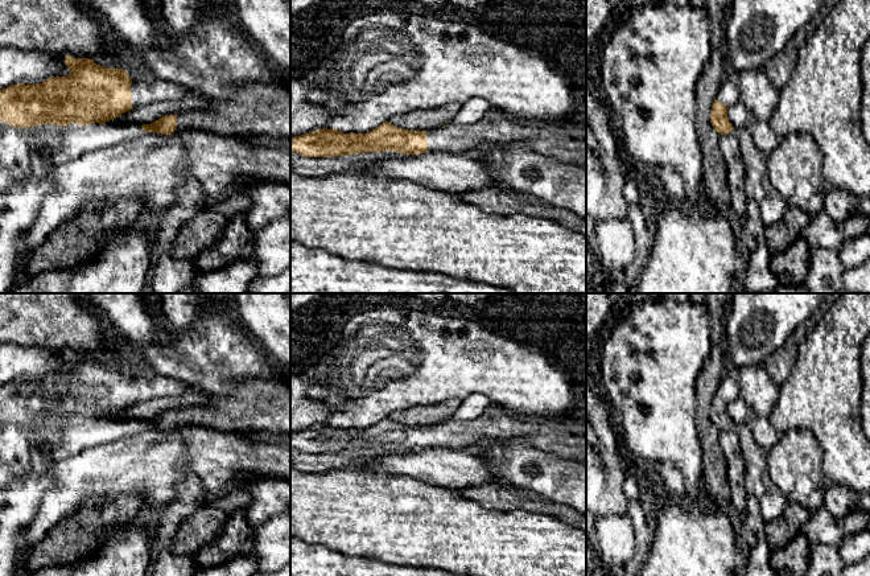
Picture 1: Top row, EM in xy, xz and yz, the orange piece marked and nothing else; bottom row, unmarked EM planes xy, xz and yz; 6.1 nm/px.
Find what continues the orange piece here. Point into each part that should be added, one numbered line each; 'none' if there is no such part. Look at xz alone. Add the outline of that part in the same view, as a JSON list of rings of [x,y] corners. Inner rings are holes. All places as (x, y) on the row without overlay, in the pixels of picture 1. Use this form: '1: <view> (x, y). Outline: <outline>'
1: xz (494, 423). Outline: [[[487,407],[475,420],[455,421],[426,427],[428,445],[449,449],[465,449],[482,437],[508,439],[524,436],[545,452],[561,457],[586,461],[586,431],[565,425],[541,425],[523,423],[510,417],[502,408]]]

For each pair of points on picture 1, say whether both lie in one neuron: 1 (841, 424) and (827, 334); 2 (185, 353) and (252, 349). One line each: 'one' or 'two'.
1: one
2: one

